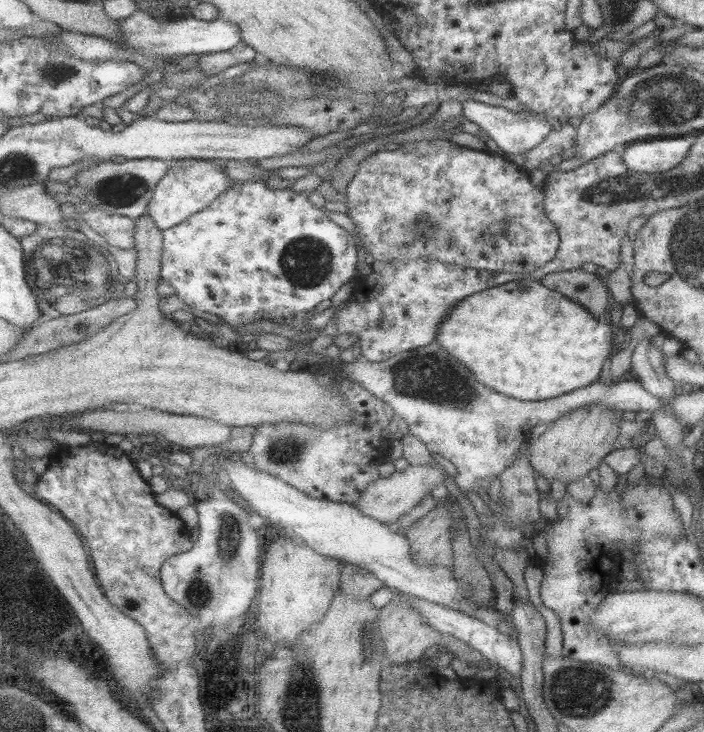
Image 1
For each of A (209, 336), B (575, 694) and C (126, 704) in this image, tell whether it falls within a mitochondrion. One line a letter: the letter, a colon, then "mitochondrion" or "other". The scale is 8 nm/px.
A: other
B: mitochondrion
C: other

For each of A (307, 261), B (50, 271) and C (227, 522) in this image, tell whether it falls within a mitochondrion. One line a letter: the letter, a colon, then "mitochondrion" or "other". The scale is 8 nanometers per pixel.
A: mitochondrion
B: mitochondrion
C: mitochondrion

